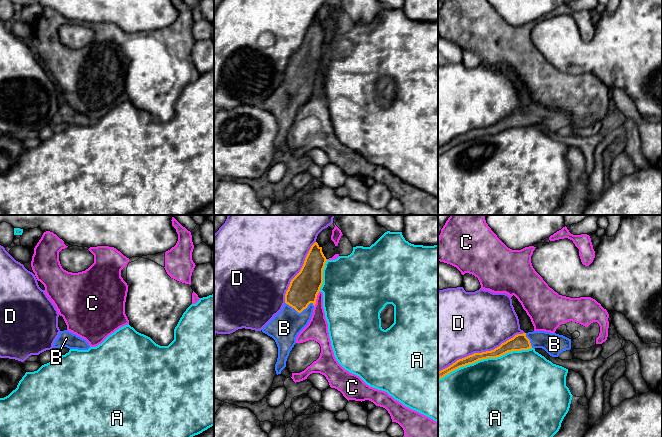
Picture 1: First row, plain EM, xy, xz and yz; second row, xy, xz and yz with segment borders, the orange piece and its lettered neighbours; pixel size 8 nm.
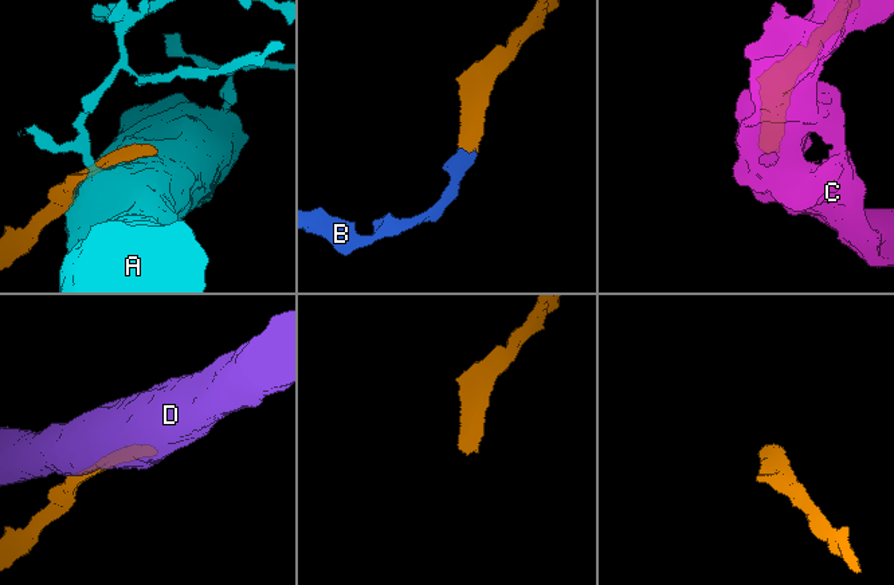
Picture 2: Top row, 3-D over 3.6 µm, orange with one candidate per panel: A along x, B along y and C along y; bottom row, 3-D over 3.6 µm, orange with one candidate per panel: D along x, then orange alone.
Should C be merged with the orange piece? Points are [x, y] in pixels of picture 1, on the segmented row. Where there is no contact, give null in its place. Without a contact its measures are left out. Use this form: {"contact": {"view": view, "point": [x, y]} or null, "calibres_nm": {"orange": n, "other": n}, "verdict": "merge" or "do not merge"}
{"contact": {"view": "xz", "point": [316, 298]}, "calibres_nm": {"orange": 240, "other": 180}, "verdict": "do not merge"}

